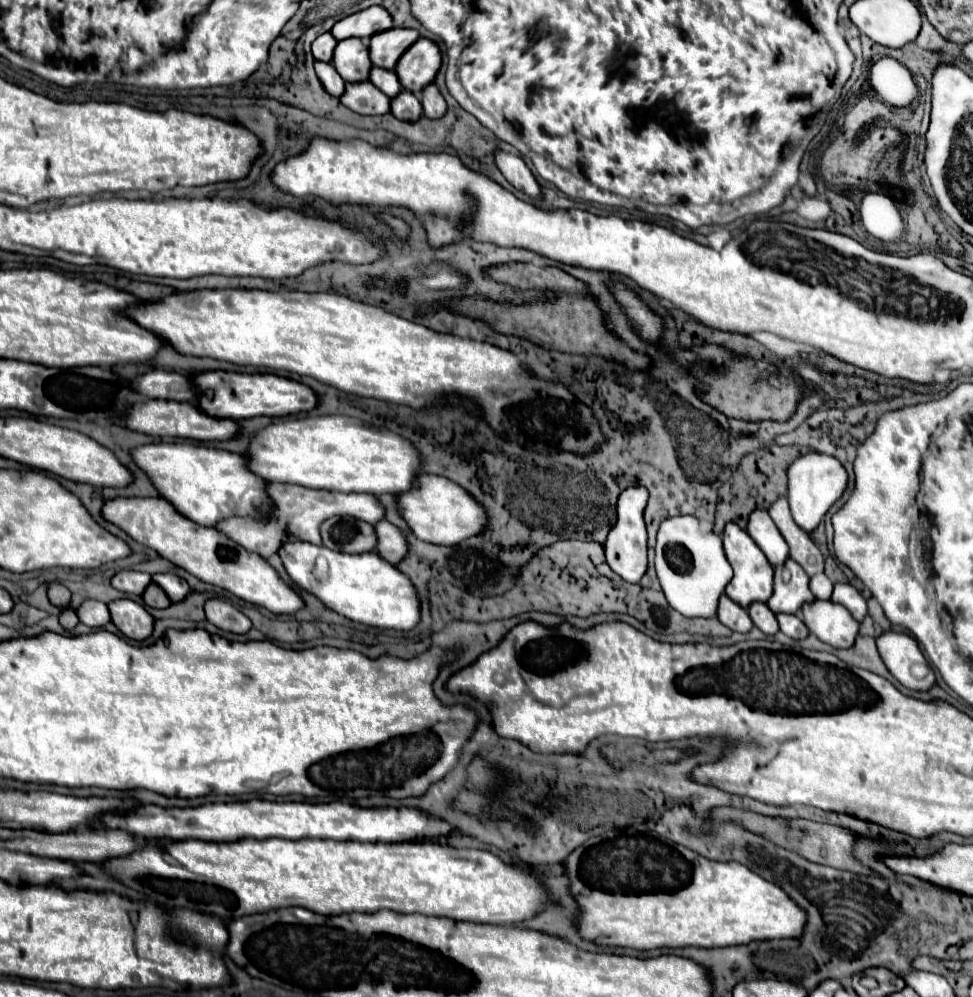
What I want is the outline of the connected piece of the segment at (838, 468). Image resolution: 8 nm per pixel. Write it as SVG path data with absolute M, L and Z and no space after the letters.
M807 453L795 459L793 465L789 467L789 495L787 495L795 523L803 531L811 533L821 523L829 507L843 495L845 487L847 487L847 473L835 457L823 453Z

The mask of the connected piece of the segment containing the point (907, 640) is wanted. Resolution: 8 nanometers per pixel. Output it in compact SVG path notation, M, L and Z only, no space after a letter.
M885 631L877 637L877 649L891 675L907 689L925 691L935 683L933 669L925 661L913 637L905 633Z

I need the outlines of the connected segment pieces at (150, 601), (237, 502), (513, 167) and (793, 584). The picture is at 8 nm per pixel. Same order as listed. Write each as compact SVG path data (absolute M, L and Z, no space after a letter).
M151 583L151 585L145 589L145 593L143 593L143 601L145 601L145 605L149 605L149 607L157 607L157 609L165 609L165 607L171 605L169 597L167 597L167 595L163 593L163 589L157 587L155 583Z
M155 443L133 449L133 459L151 477L161 497L199 525L215 527L227 517L245 517L263 523L275 517L277 507L265 491L269 481L249 469L249 457L245 455L193 443Z
M495 149L495 163L497 163L499 171L503 173L503 177L515 189L521 189L523 193L527 193L531 197L539 195L539 185L519 155L503 151L503 149Z
M791 557L775 567L775 589L767 605L773 613L797 613L803 603L813 601L815 595L809 589L809 575Z

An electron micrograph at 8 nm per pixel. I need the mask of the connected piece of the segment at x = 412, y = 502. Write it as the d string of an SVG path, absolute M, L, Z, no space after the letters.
M423 475L421 485L413 493L399 495L399 509L413 533L435 545L457 545L469 537L481 535L489 527L487 509L461 485L439 475Z

